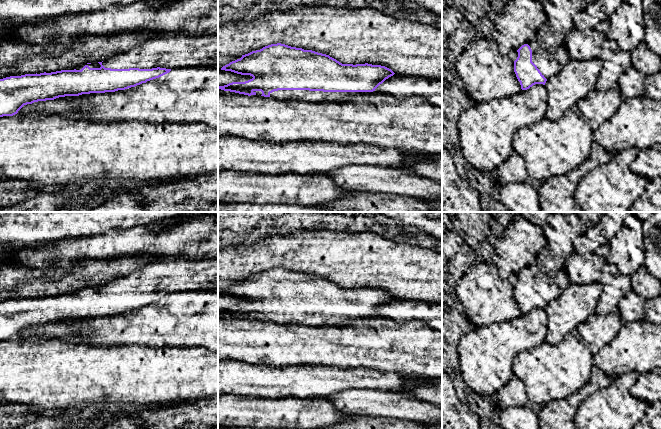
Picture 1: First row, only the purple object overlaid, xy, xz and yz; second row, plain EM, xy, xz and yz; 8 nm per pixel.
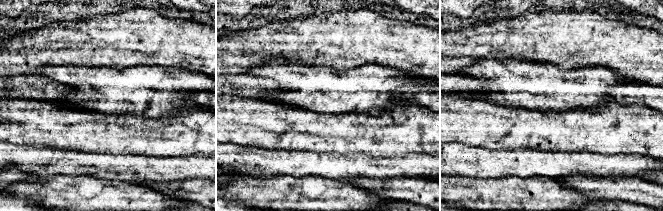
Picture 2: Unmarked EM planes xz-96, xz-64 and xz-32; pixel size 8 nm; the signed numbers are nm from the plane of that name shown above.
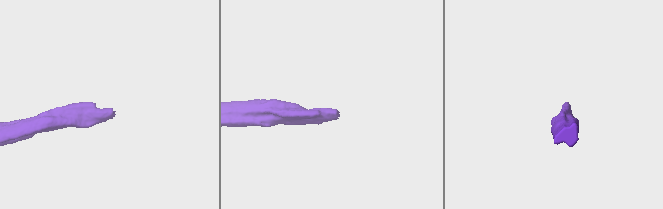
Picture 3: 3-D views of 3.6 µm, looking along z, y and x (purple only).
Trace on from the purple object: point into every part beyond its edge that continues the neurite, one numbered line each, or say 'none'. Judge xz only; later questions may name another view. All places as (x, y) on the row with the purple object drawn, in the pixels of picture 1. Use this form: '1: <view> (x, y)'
1: xz (309, 96)

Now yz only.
1: yz (549, 63)

